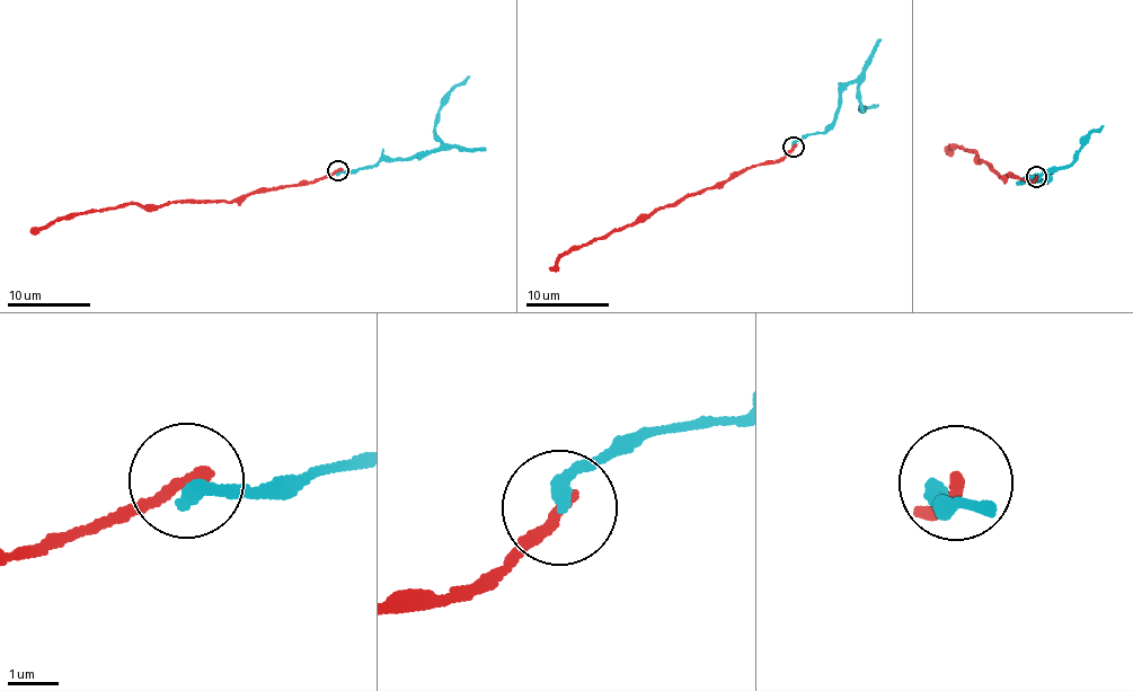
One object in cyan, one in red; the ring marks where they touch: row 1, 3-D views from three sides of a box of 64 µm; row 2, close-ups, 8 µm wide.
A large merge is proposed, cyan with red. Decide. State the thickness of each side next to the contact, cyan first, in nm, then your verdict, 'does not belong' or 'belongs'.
calibres 280 and 240 nm; belongs

